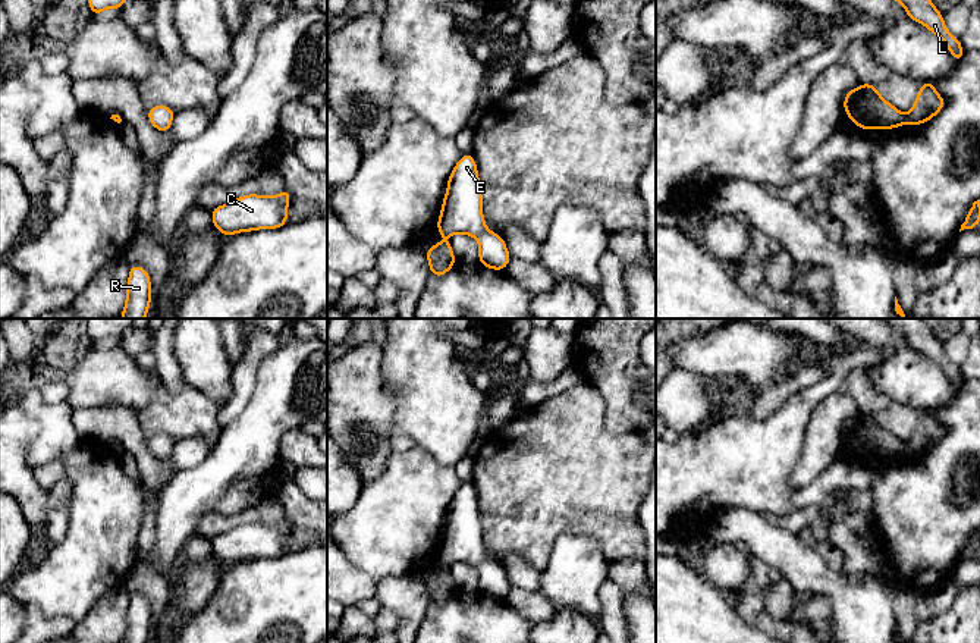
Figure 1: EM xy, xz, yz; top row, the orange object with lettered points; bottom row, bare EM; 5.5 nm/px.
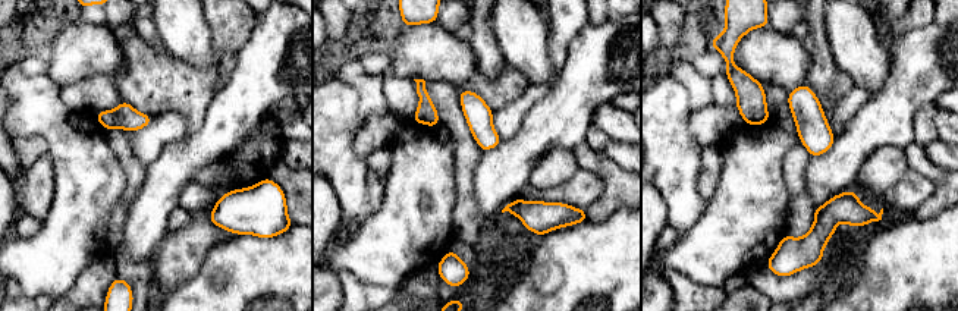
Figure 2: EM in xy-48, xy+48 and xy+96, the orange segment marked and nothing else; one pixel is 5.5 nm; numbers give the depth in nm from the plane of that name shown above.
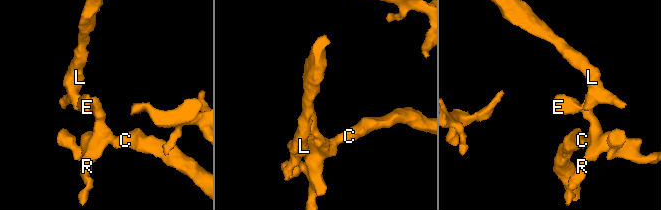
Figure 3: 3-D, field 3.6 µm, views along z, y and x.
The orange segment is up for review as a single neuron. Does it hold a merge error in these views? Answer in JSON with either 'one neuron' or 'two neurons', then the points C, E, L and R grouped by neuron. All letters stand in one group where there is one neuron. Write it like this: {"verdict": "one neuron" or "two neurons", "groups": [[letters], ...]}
{"verdict": "two neurons", "groups": [["C", "E", "R"], ["L"]]}

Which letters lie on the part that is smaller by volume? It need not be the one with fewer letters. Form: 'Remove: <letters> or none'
Remove: L

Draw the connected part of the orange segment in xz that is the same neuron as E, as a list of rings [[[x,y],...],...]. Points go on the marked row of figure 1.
[[[471,153],[462,154],[449,175],[436,228],[445,238],[458,233],[475,238],[478,263],[490,270],[503,272],[512,258],[502,235],[486,225],[478,169]]]

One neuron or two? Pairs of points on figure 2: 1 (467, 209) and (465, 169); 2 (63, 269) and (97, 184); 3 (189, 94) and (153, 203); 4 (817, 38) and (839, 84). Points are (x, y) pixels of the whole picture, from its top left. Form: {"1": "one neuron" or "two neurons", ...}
{"1": "one neuron", "2": "one neuron", "3": "two neurons", "4": "two neurons"}

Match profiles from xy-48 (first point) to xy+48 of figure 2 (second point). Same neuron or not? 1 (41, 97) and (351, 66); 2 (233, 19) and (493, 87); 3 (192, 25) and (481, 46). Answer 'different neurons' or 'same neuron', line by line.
1: same neuron
2: same neuron
3: different neurons

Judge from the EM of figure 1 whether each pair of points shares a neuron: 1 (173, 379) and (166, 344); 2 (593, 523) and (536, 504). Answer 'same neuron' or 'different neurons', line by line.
1: same neuron
2: same neuron

